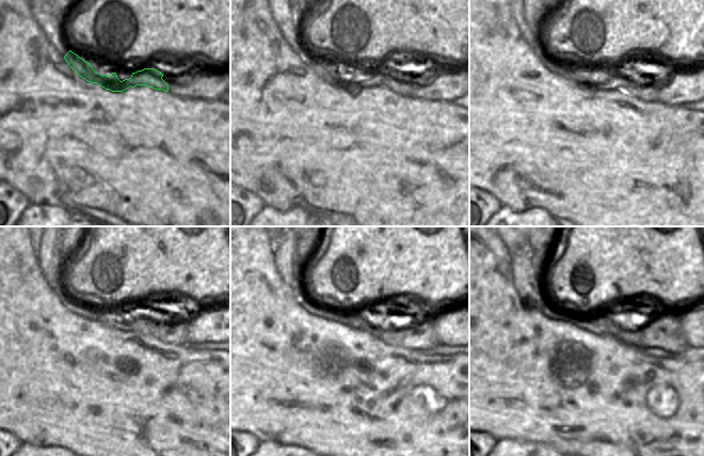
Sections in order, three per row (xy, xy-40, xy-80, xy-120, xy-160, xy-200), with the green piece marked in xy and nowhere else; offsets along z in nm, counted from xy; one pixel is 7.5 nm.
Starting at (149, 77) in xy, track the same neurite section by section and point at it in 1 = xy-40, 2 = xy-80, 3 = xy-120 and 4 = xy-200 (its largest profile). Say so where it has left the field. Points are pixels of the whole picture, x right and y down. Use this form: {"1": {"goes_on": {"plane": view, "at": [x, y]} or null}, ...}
{"1": {"goes_on": {"plane": "xy-40", "at": [387, 79]}}, "2": {"goes_on": {"plane": "xy-80", "at": [648, 92]}}, "3": {"goes_on": {"plane": "xy-120", "at": [176, 333]}}, "4": {"goes_on": {"plane": "xy-200", "at": [664, 331]}}}

